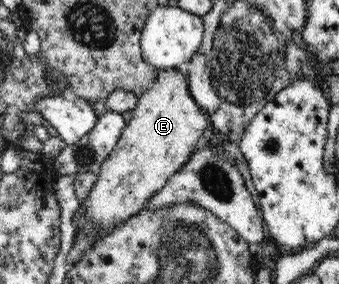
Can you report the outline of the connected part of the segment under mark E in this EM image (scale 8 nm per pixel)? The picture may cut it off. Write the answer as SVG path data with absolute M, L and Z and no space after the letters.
M176 69L163 70L158 80L149 86L145 94L139 98L133 109L132 119L127 122L121 137L104 160L98 172L97 182L94 182L88 196L80 202L80 217L82 224L76 225L76 237L92 237L94 243L107 237L116 227L129 218L147 208L150 199L168 184L168 180L179 172L186 160L204 138L211 132L209 118L191 98L187 78L180 78Z

